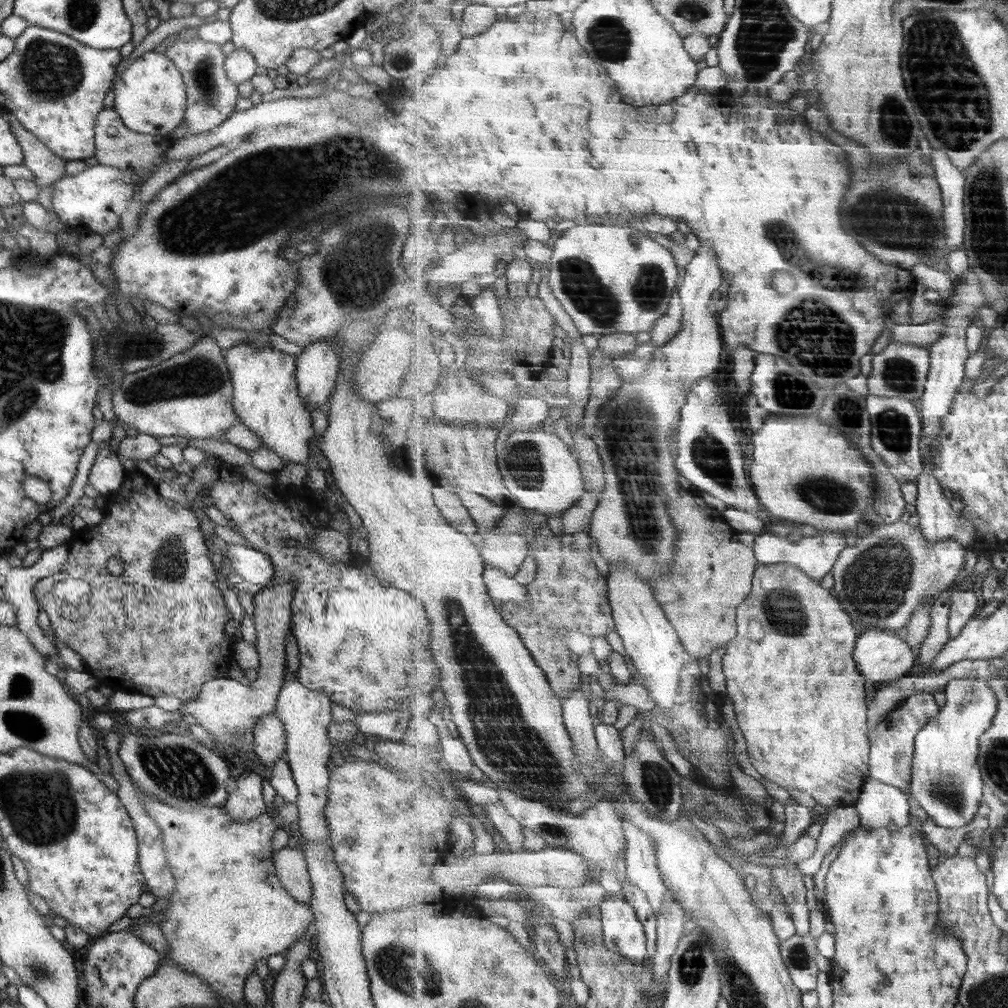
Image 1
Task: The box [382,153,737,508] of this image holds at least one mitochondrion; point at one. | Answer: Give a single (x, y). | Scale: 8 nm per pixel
(581, 285)

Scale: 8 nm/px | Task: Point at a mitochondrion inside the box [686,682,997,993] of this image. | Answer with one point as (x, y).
(945, 789)

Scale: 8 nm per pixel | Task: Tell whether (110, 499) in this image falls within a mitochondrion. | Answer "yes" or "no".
no

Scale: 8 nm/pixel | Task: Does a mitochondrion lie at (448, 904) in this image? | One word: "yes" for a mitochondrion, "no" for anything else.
no

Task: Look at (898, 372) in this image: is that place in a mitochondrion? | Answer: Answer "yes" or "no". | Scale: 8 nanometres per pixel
yes

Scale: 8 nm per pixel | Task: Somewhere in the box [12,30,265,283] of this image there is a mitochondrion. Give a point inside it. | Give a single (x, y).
(50, 71)

